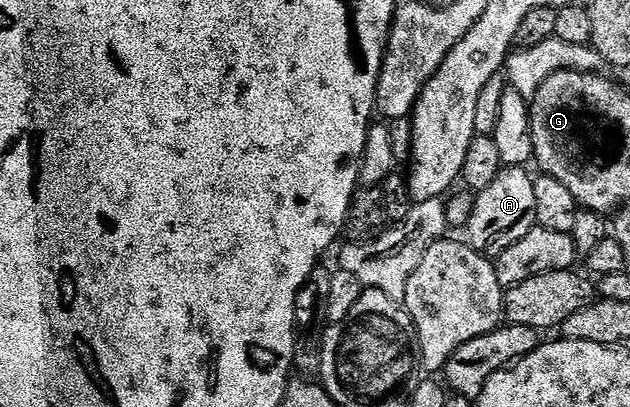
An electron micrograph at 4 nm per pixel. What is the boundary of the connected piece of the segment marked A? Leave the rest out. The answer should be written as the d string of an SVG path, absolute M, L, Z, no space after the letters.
M502 168L491 187L476 194L477 202L469 213L469 237L467 243L476 253L497 255L508 245L523 239L538 224L535 203L534 178L529 169Z

